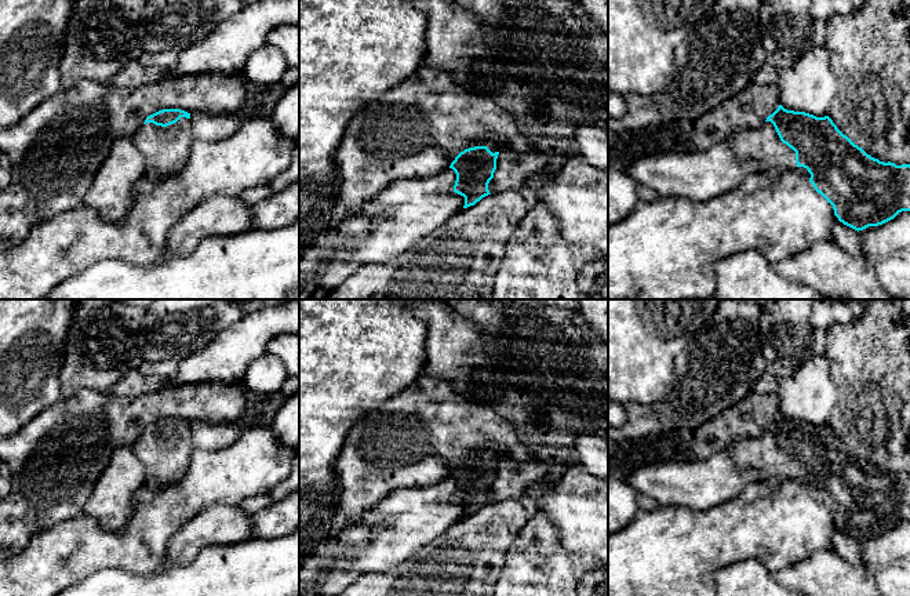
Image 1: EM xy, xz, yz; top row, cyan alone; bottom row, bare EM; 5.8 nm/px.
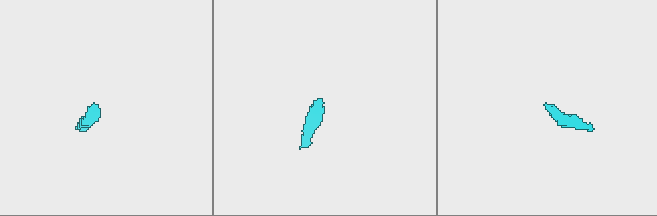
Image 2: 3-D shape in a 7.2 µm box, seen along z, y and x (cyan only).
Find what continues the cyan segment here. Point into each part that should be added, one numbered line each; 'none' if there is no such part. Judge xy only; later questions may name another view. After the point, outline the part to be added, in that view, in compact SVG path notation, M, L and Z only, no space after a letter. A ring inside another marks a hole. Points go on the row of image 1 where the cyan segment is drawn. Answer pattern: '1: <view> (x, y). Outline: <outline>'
1: xy (166, 149). Outline: M181 117L167 127L146 123L131 141L145 157L145 175L165 178L185 167L194 137L190 119Z

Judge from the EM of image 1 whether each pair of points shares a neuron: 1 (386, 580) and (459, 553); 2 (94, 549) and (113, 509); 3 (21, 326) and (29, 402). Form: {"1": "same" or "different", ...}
{"1": "same", "2": "different", "3": "same"}

